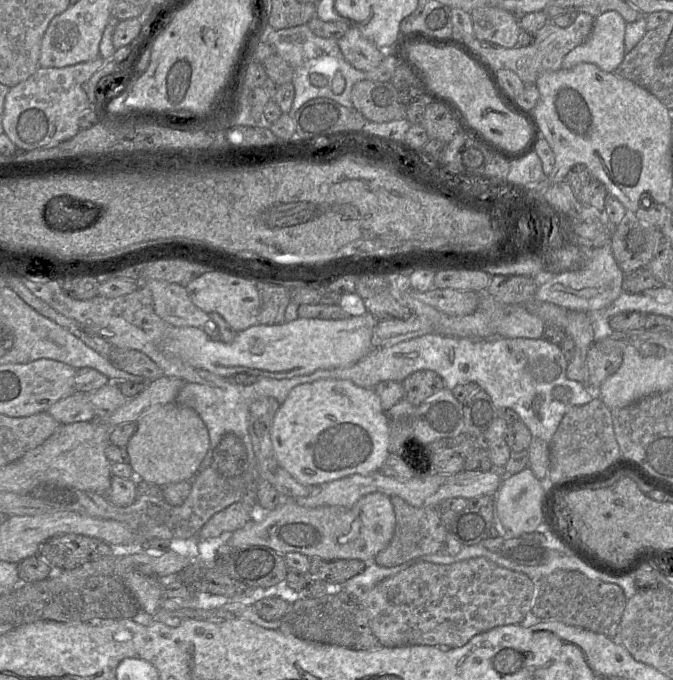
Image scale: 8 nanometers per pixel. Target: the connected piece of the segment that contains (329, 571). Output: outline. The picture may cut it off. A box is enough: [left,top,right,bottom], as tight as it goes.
[308,558,365,584]

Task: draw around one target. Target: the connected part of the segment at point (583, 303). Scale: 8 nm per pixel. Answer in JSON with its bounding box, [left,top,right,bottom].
[533,244,625,313]

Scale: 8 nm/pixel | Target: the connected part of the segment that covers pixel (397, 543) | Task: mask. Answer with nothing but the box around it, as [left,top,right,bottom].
[374,496,447,567]

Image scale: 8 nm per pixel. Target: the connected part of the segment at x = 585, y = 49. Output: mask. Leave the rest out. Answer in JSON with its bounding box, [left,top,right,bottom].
[562,11,626,72]

